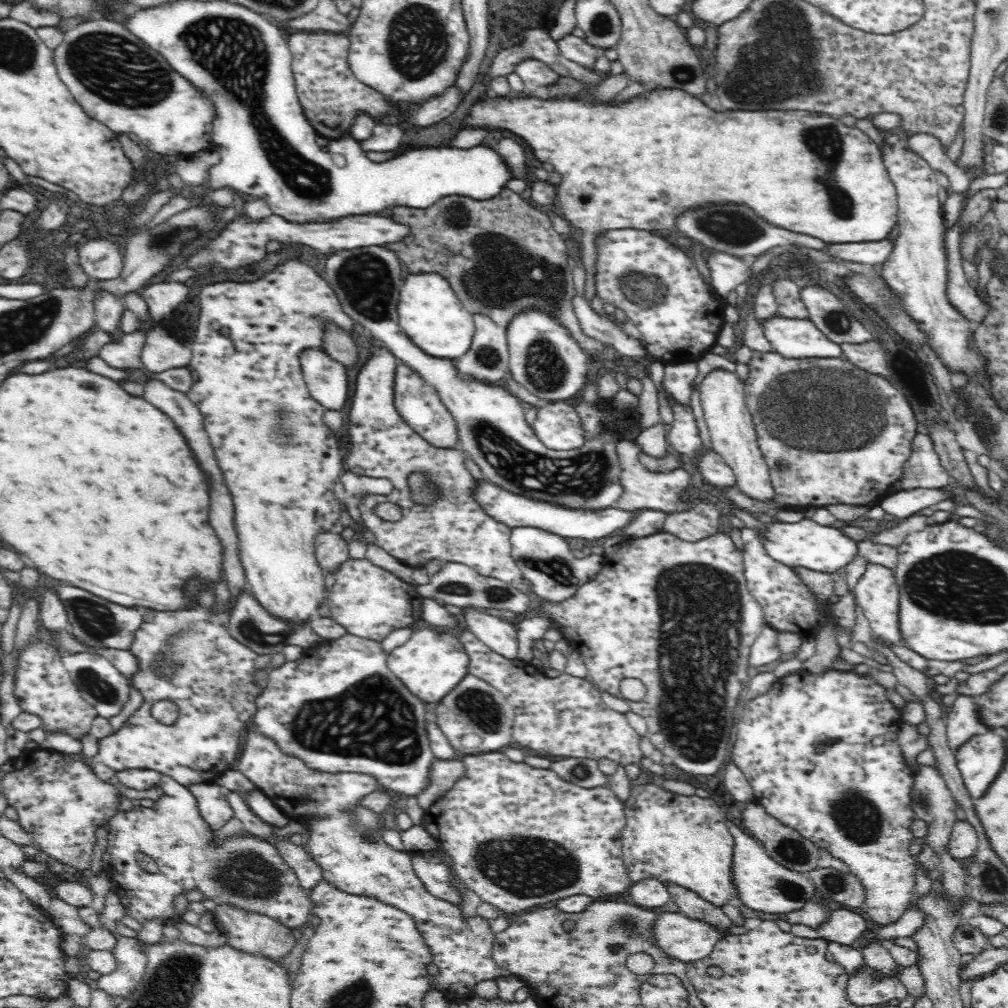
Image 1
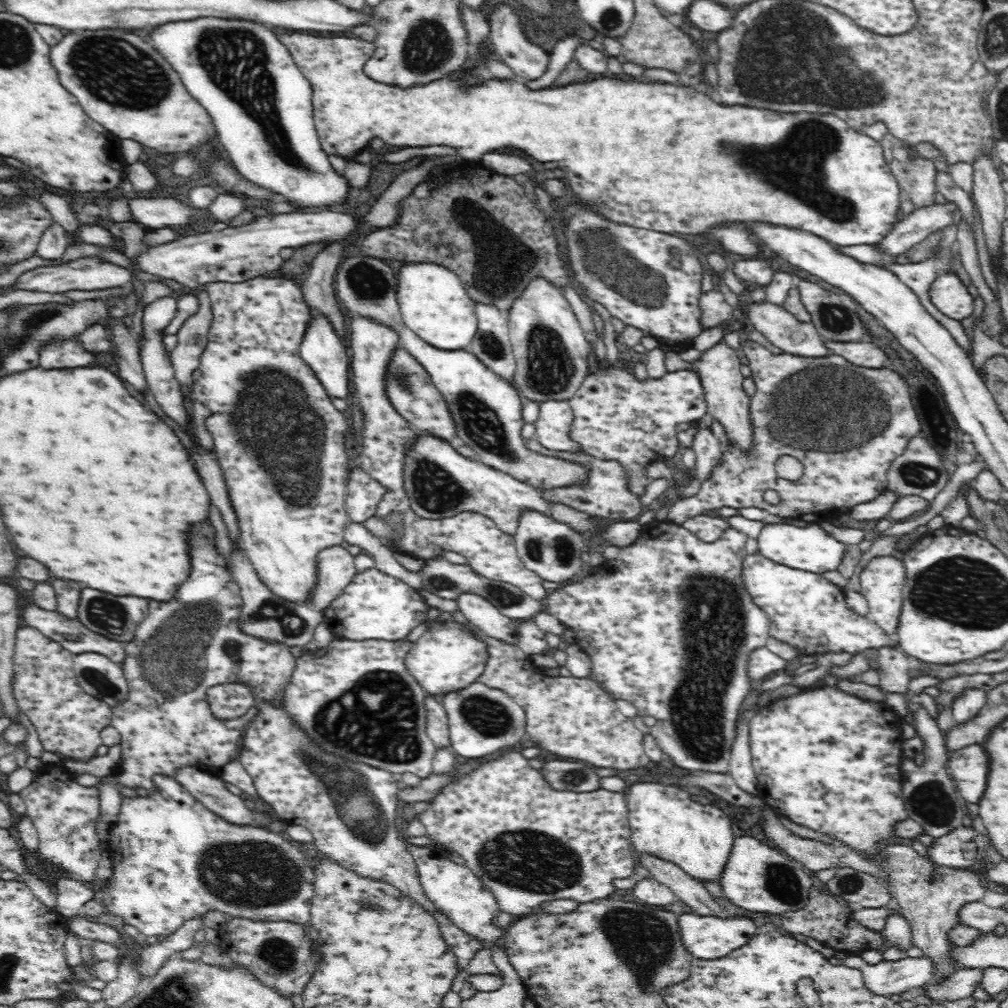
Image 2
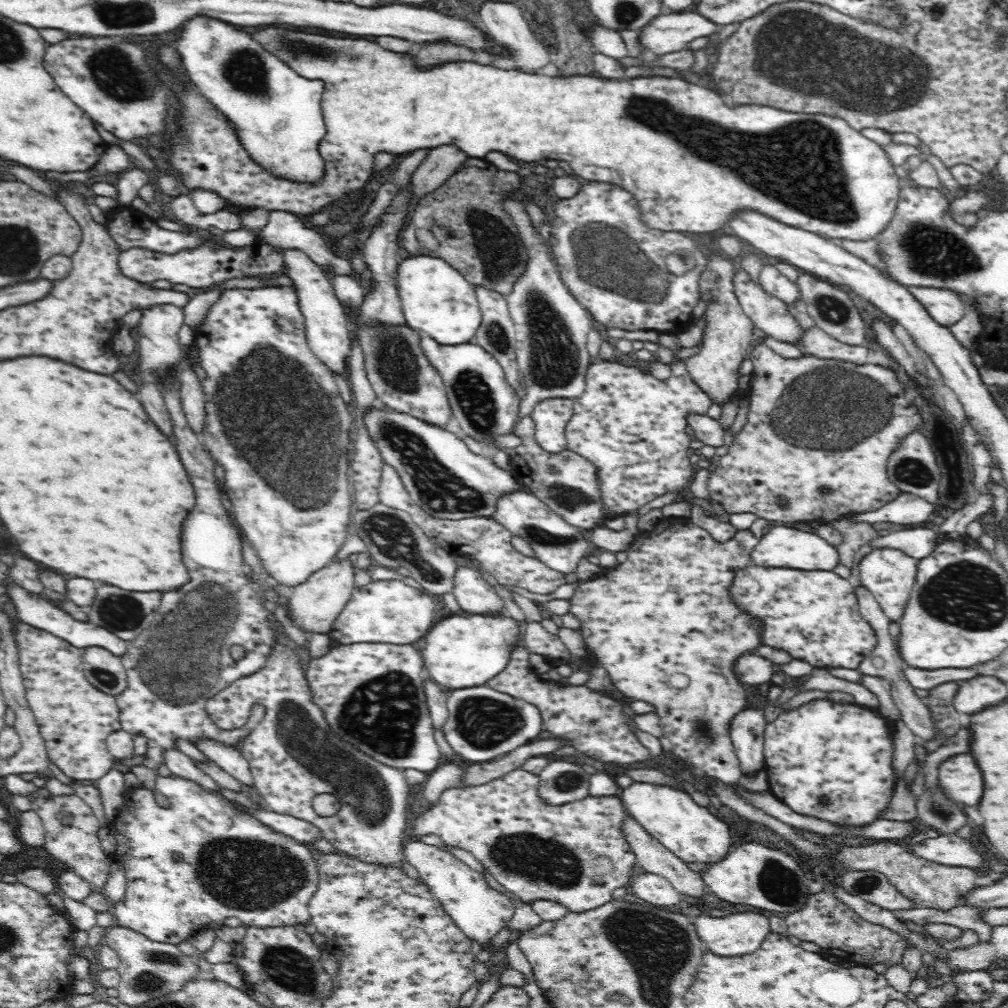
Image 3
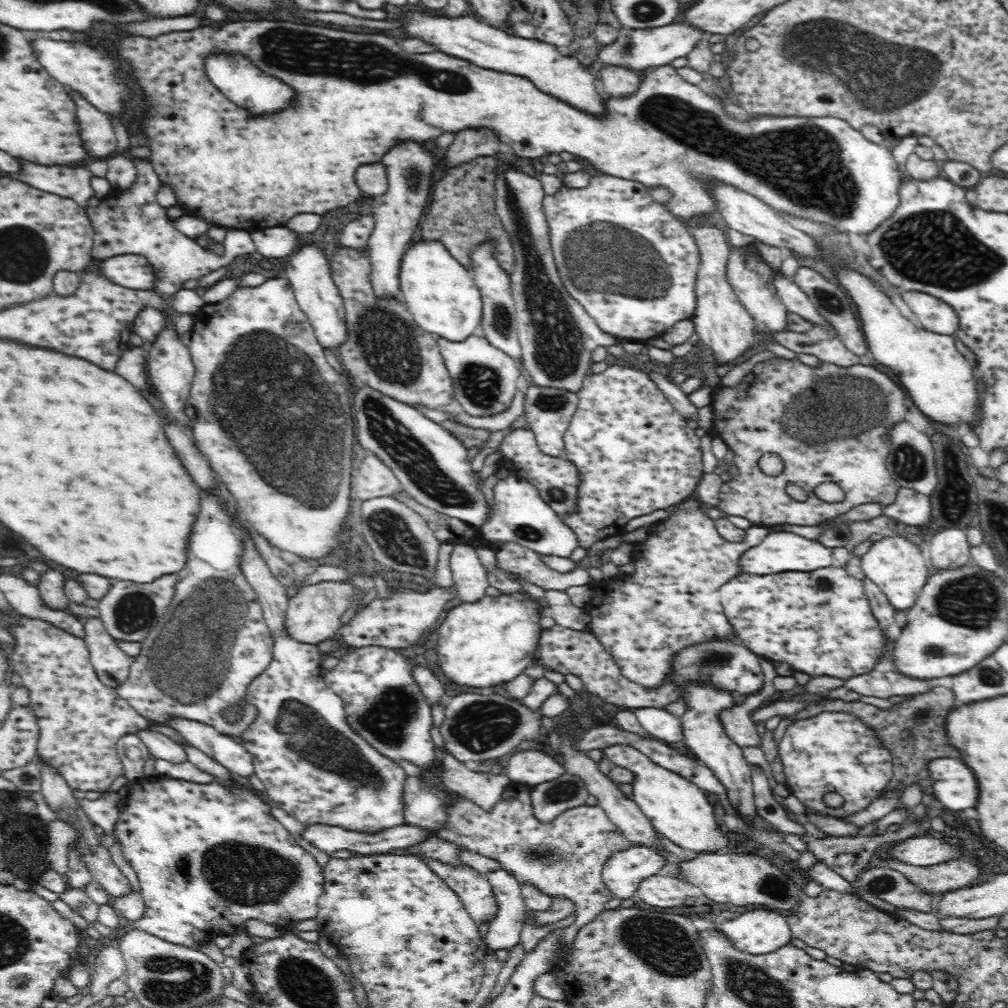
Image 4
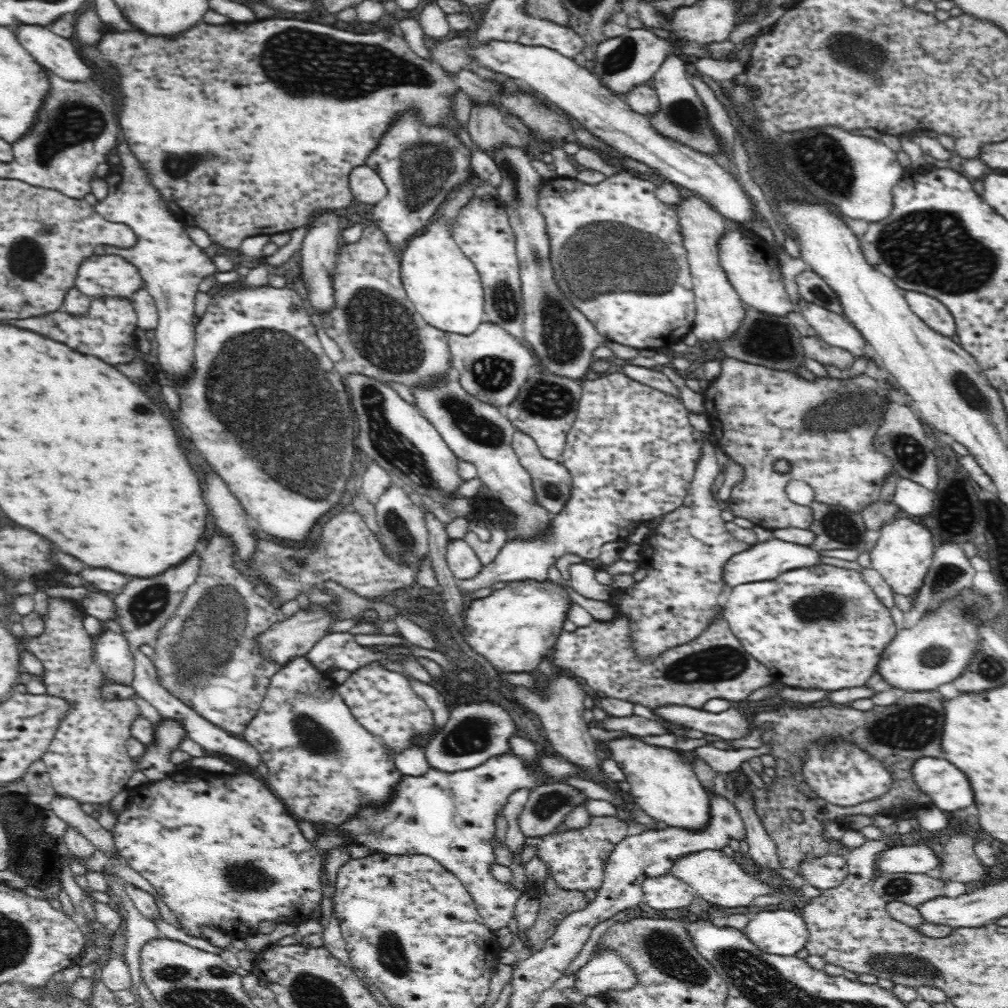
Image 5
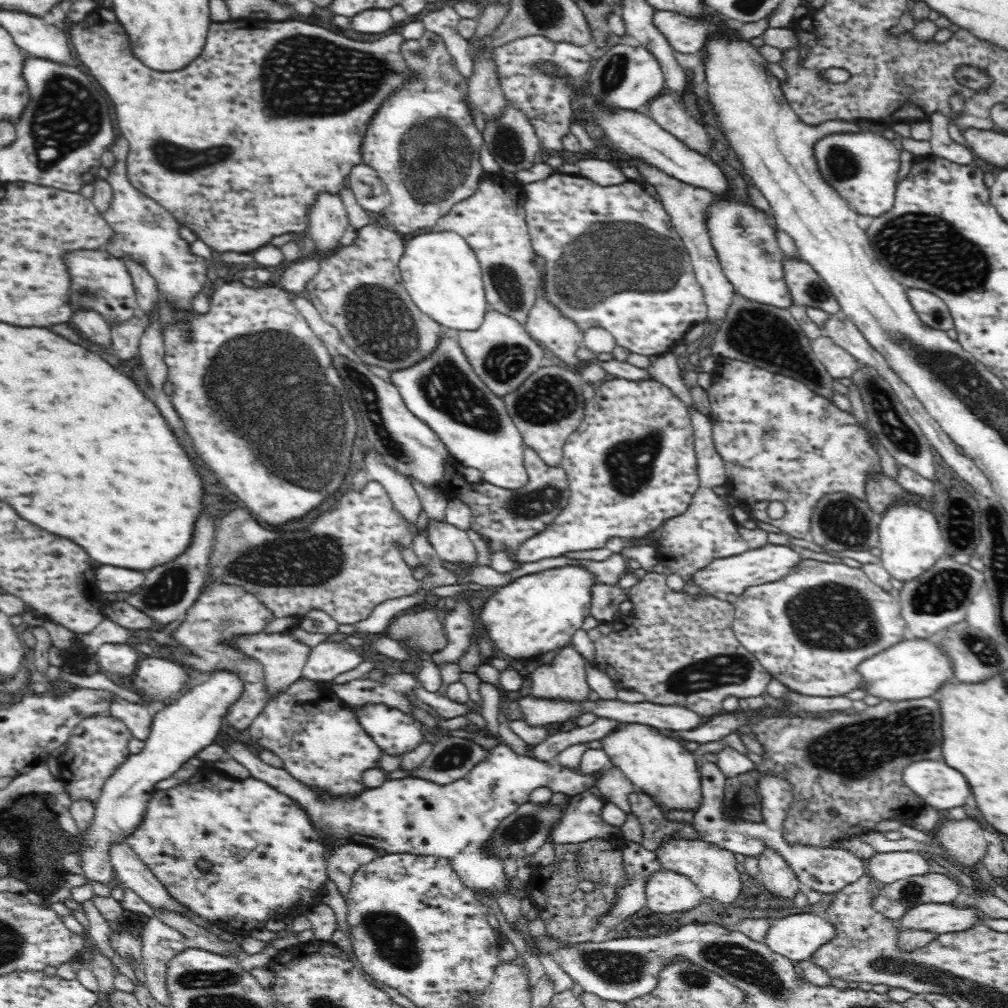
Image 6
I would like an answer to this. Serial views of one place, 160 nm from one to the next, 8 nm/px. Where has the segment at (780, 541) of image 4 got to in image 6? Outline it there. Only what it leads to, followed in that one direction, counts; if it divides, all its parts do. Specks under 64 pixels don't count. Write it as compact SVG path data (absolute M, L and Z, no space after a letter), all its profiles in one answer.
M768 543L758 550L747 550L739 555L715 559L708 566L697 571L693 576L692 585L700 588L702 594L716 596L718 593L740 595L744 589L752 585L770 584L787 576L791 568L800 562L798 550L792 550L790 546L774 545Z

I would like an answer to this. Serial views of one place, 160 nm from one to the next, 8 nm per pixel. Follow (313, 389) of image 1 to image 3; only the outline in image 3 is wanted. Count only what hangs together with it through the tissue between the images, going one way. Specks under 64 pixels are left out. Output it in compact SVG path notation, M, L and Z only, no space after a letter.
M288 249L283 252L286 275L293 282L298 294L299 308L305 319L307 345L326 368L332 373L346 372L346 357L351 348L349 322L342 302L333 287L329 270L323 270L305 252L300 249Z

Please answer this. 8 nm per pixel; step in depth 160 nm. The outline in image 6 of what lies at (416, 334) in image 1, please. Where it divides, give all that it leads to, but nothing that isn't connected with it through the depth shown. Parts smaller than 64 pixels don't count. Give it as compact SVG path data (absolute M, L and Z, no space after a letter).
M432 231L414 236L405 243L405 251L399 260L399 267L409 296L424 315L454 330L476 331L480 328L480 324L483 324L490 307L481 277L481 266L472 247L462 236L450 231Z

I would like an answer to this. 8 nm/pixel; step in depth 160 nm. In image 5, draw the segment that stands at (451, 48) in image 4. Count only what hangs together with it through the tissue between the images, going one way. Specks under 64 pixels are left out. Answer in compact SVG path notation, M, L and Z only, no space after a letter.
M492 40L486 44L474 44L470 50L472 58L486 68L500 72L501 75L520 80L527 87L532 87L550 103L566 110L572 118L584 125L586 130L596 135L601 141L608 140L608 145L616 149L622 156L630 157L648 165L666 181L680 184L692 190L702 200L716 208L716 212L734 220L734 222L750 222L754 214L754 204L740 188L738 180L728 173L713 158L696 151L685 144L668 144L664 134L651 126L648 117L632 110L619 96L610 92L599 77L590 74L586 68L576 64L574 59L544 47L544 45L523 45L516 41Z

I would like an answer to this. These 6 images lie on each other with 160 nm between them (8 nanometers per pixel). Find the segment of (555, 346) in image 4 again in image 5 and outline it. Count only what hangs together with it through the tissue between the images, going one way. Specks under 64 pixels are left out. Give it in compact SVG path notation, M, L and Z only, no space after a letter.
M500 144L489 151L500 169L503 182L499 185L499 202L503 203L509 216L519 260L521 294L524 297L524 340L546 366L548 373L554 373L566 379L583 380L584 374L590 372L594 357L592 350L604 346L606 338L598 332L562 294L556 286L554 271L550 260L549 236L546 221L540 213L538 196L540 182L543 178L532 167L532 159L522 147L513 144Z

